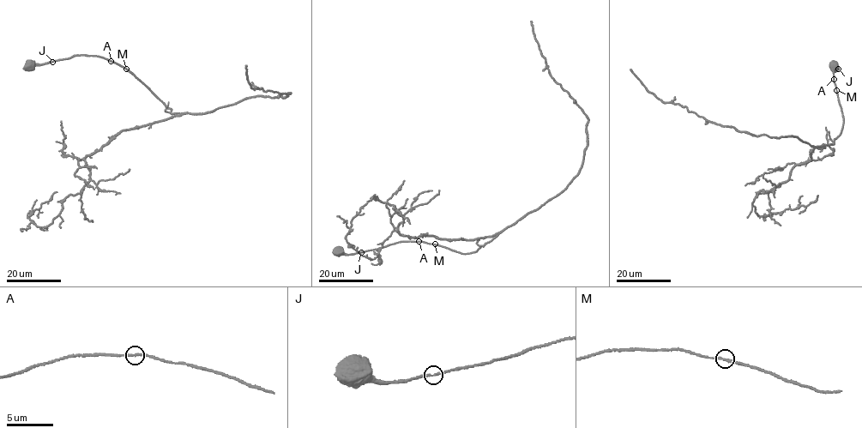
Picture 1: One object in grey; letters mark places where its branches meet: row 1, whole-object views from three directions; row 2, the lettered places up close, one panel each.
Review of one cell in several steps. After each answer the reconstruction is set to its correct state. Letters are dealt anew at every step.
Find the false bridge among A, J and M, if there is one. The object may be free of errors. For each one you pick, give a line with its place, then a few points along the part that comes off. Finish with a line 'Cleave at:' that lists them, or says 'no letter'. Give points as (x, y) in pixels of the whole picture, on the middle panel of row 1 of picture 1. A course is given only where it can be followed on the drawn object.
Cleave at: no letter

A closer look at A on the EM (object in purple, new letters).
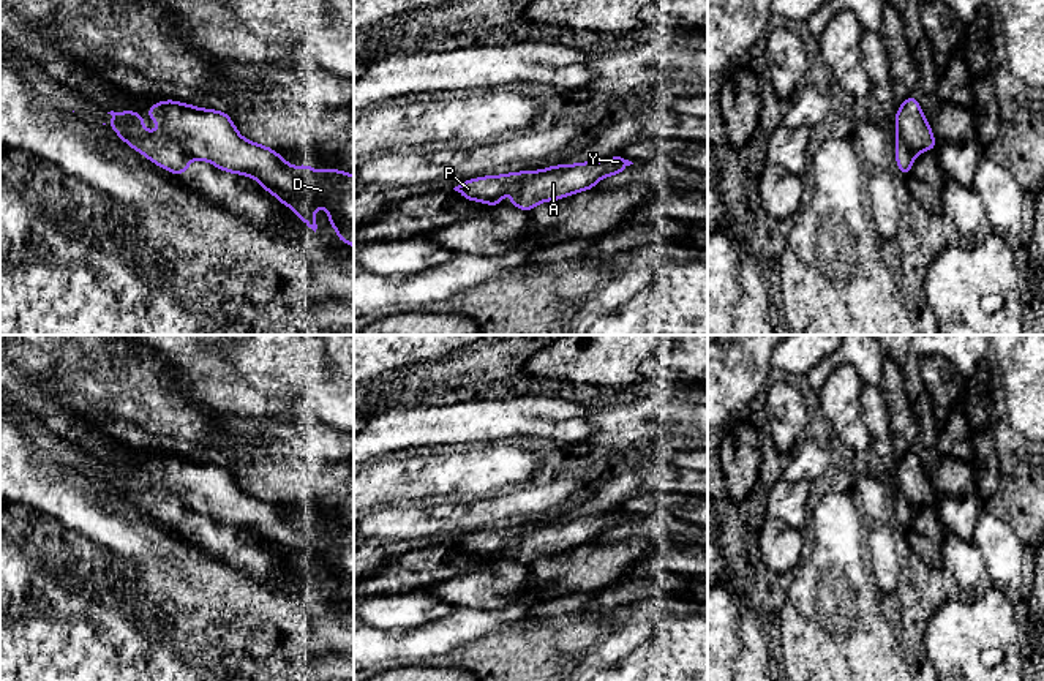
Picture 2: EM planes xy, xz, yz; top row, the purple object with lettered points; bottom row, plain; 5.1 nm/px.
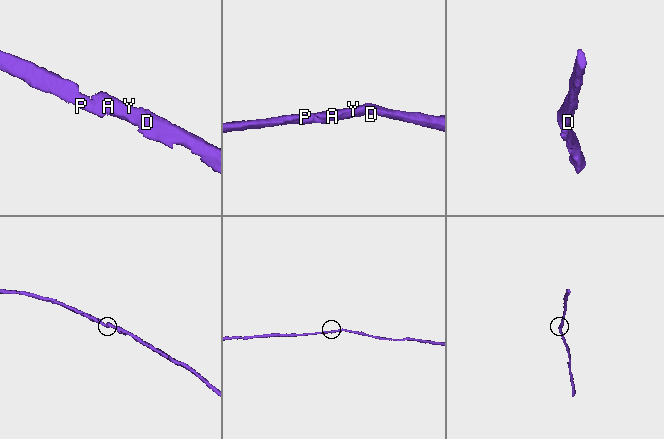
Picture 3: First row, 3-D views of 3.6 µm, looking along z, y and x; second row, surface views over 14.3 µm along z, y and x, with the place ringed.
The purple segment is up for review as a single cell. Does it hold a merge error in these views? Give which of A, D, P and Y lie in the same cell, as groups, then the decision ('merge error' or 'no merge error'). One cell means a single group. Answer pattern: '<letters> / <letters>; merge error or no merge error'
A D P Y; no merge error

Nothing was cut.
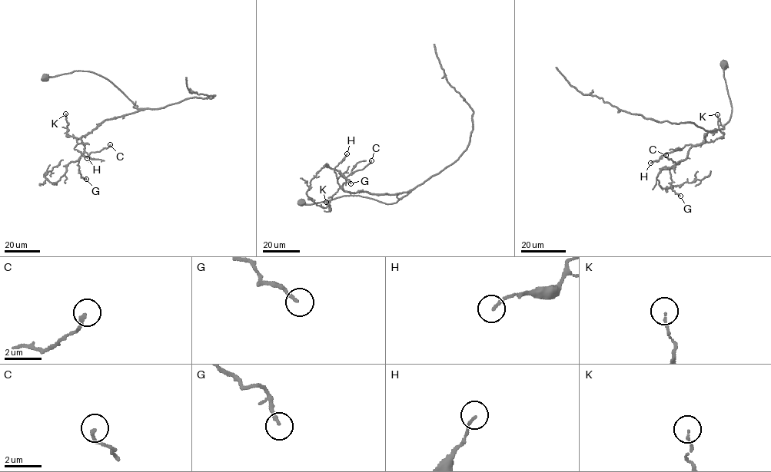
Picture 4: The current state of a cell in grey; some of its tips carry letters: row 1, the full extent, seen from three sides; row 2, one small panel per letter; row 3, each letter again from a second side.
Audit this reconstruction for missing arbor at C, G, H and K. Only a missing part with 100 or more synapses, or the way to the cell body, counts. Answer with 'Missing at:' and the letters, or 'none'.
Missing at: none

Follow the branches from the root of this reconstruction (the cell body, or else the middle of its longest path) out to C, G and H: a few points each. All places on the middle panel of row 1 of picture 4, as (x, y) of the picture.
C: (301, 202), (312, 204), (356, 195), (390, 204), (410, 191), (373, 194), (343, 189), (348, 176), (371, 160)
G: (301, 202), (356, 195), (390, 204), (410, 191), (345, 191), (347, 179), (340, 171), (350, 183)
H: (301, 202), (312, 204), (356, 195), (390, 204), (410, 191), (388, 194), (344, 191), (333, 169), (347, 153)

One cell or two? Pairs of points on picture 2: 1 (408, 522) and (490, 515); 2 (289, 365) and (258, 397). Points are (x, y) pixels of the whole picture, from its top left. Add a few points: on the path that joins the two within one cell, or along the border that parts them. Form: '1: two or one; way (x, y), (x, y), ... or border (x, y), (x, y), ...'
1: one; way (428, 520), (469, 517)
2: two; border (240, 370), (244, 373), (264, 373), (304, 386)

